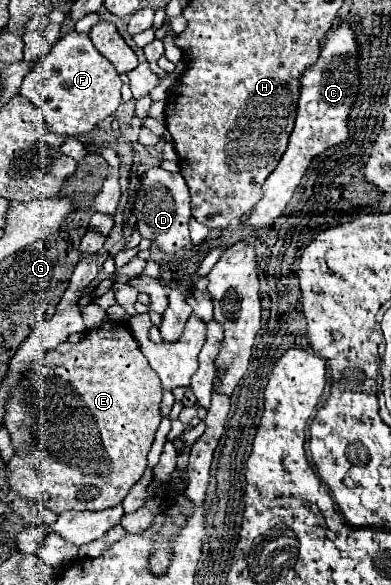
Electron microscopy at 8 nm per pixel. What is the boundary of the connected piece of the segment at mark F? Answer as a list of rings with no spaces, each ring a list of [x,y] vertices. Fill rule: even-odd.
[[[72,31],[58,39],[50,53],[28,73],[22,81],[20,95],[28,97],[38,109],[42,109],[42,115],[54,133],[76,137],[90,133],[102,119],[116,111],[120,105],[120,89],[120,75],[110,61],[100,55],[86,33]]]

